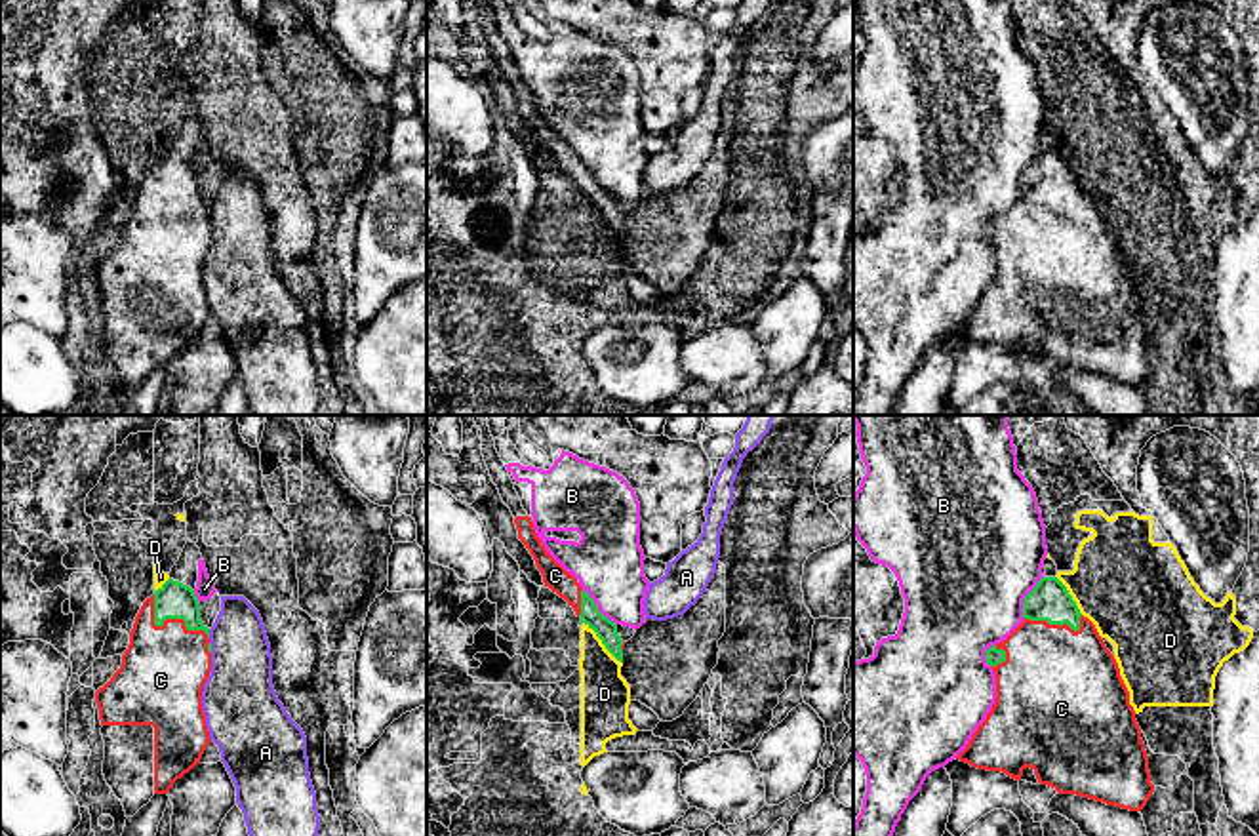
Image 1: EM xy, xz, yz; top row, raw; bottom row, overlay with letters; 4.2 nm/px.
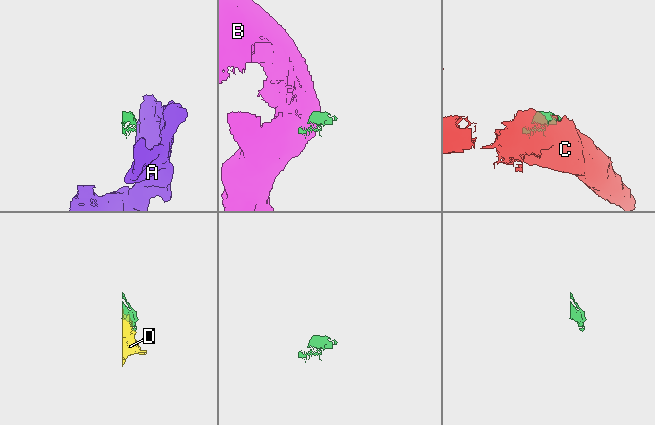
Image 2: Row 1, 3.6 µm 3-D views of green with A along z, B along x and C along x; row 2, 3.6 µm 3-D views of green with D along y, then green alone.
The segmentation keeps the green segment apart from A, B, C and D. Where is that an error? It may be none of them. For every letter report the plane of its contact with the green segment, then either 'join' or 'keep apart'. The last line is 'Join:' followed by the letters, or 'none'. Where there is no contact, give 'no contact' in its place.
A: xy | keep apart
B: yz | keep apart
C: xy | join
D: xz | keep apart
Join: C

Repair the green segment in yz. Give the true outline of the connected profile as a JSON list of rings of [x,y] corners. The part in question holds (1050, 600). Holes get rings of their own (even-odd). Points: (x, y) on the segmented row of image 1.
[[[1042,577],[1036,583],[1023,600],[1023,617],[1023,623],[1004,642],[985,651],[985,661],[996,676],[996,701],[956,760],[977,769],[1002,771],[1015,781],[1021,781],[1023,769],[1030,767],[1040,785],[1048,785],[1059,794],[1076,794],[1141,811],[1152,796],[1154,785],[1141,727],[1114,655],[1057,577]]]

